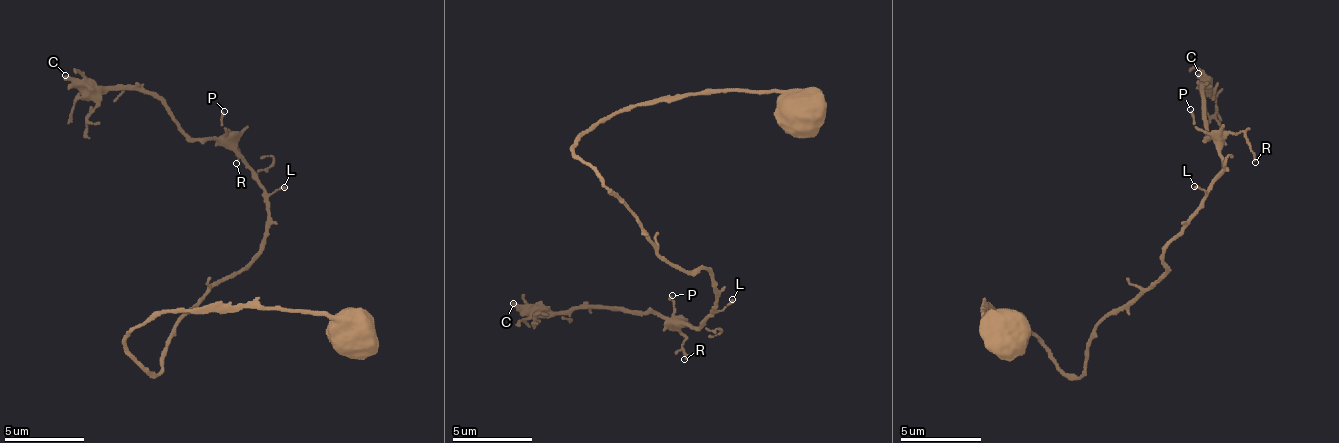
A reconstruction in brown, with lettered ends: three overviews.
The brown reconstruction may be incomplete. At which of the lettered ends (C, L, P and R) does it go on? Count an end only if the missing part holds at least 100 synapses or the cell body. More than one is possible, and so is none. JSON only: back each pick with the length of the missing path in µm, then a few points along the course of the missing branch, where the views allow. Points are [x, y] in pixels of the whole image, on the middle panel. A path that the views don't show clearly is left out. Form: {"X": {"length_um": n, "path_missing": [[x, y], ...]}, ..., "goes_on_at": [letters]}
{"C": {"length_um": 100}, "goes_on_at": ["C"]}

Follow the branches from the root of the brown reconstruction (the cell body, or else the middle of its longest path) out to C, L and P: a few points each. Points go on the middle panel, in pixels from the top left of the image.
C: (804, 112), (776, 92), (661, 96), (573, 144), (661, 255), (708, 271), (716, 307), (696, 327), (513, 303)
L: (804, 112), (776, 92), (661, 96), (597, 120), (573, 144), (661, 255), (704, 267), (720, 311), (732, 299)
P: (804, 112), (776, 92), (661, 96), (573, 144), (661, 255), (708, 271), (716, 307), (696, 327), (672, 295)

